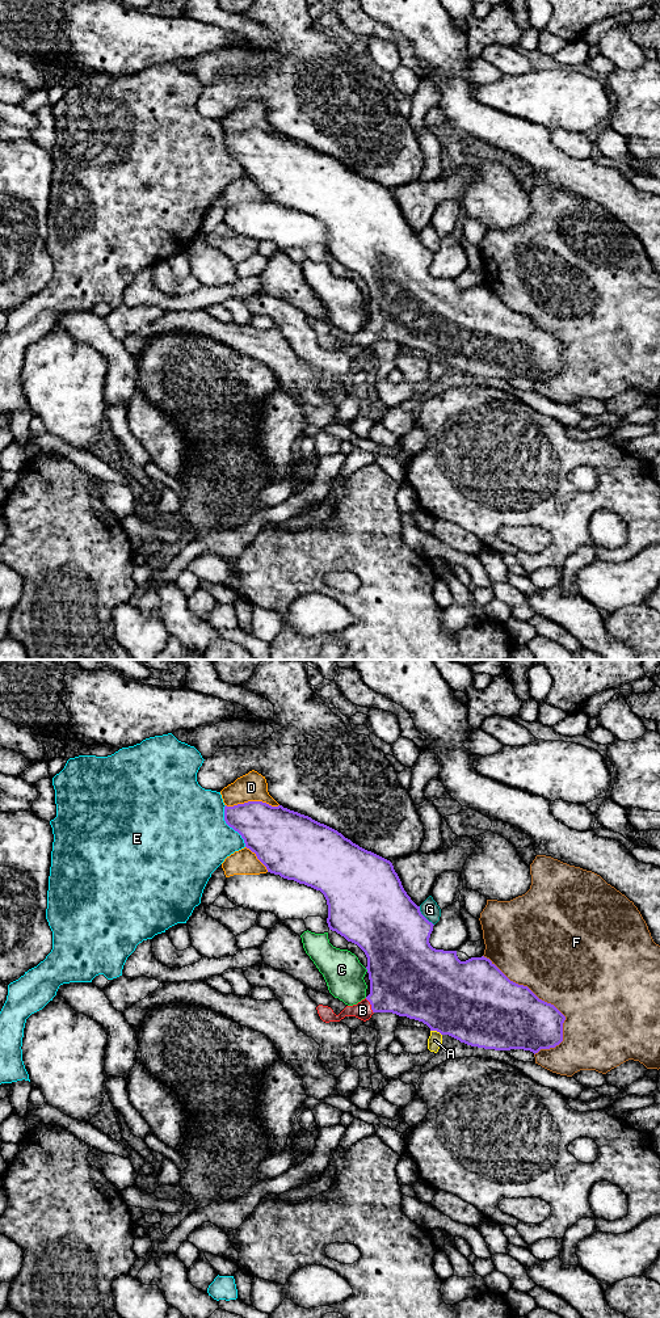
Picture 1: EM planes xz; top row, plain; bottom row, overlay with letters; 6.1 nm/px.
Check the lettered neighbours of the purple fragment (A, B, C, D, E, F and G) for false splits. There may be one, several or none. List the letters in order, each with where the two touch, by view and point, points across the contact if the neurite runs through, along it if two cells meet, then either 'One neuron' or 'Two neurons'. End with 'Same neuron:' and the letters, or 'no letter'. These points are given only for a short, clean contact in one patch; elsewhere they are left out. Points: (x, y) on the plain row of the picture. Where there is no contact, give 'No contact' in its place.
A: Touches purple at xz (436, 358). Two neurons
B: Touches purple at xz (371, 335). Path across: xz (403, 308), (371, 335), (362, 339). One neuron
C: Touches purple at xz (366, 297). Two neurons
D: Touches purple at xz (252, 130). Two neurons
E: Touches purple at xz (230, 155). Two neurons
F: Touches purple at xz (537, 325). Two neurons
G: Touches purple at xz (423, 244). Boundary: xz (419, 235), (419, 239), (433, 253). Two neurons
Same neuron: B

